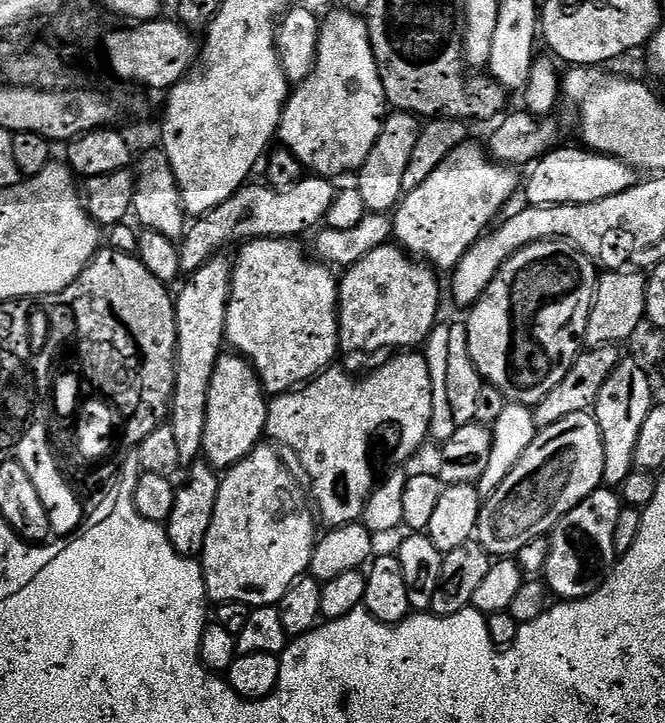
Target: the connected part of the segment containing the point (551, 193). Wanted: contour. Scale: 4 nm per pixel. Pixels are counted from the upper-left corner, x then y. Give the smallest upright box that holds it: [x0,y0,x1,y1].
[522,146,638,208]

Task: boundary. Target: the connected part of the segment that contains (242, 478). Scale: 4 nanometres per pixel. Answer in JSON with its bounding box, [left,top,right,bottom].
[202,443,318,608]

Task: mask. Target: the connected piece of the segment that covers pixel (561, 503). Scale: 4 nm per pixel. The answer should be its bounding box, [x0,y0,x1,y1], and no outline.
[476,411,604,558]

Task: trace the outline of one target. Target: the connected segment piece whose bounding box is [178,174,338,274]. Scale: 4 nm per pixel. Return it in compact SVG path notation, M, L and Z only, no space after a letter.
M315 174L305 175L296 181L290 188L274 188L267 183L252 184L245 183L244 187L239 188L234 195L226 198L222 206L210 210L205 216L197 216L189 223L184 239L179 241L180 249L180 270L181 273L191 274L197 272L213 256L223 253L227 244L235 245L237 242L247 242L253 238L300 238L303 232L311 233L319 229L327 221L328 211L334 202L338 191L337 185L331 179Z

